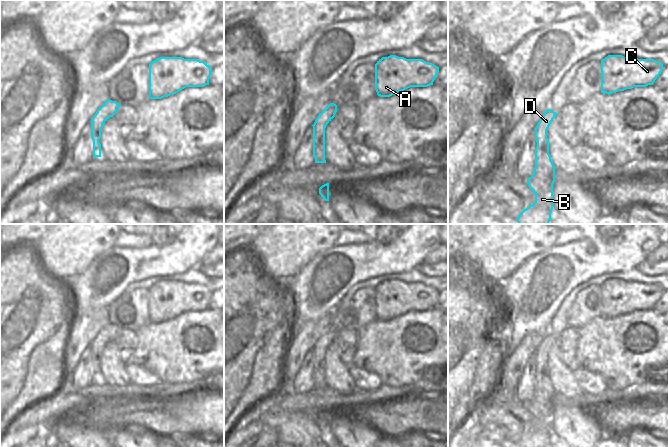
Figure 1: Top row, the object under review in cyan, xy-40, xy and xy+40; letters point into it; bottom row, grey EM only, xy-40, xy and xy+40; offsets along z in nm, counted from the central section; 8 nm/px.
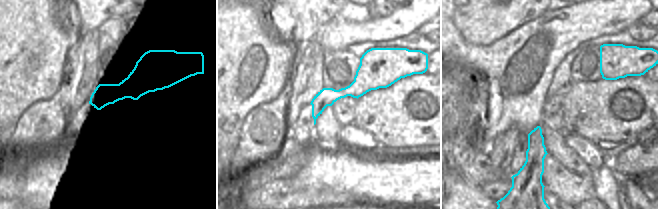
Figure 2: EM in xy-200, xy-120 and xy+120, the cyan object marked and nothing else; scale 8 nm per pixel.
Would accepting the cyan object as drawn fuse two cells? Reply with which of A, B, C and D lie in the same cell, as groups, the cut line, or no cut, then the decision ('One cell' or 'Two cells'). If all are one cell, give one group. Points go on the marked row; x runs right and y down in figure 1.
Groups: A B C D. No split. One cell

